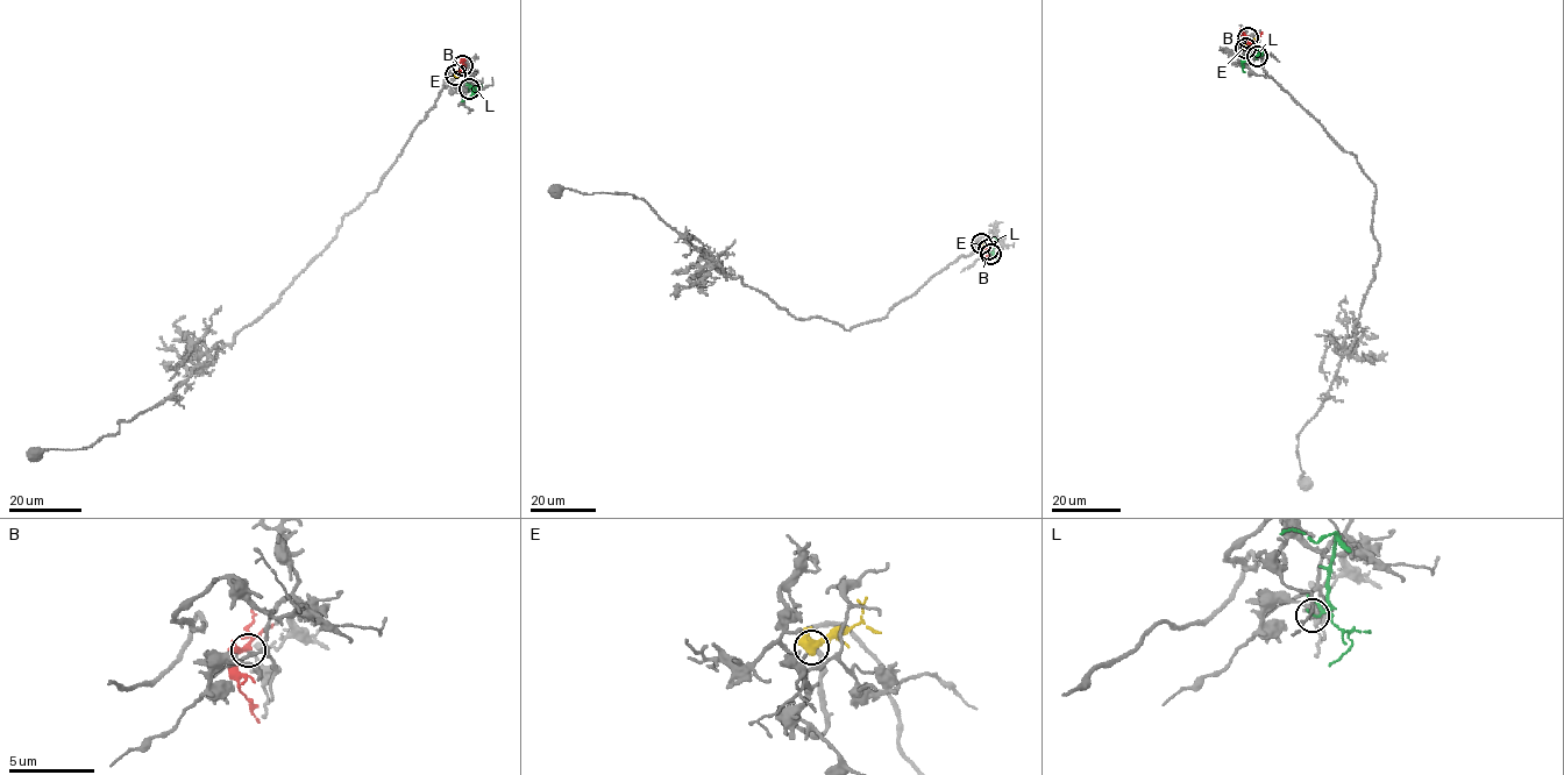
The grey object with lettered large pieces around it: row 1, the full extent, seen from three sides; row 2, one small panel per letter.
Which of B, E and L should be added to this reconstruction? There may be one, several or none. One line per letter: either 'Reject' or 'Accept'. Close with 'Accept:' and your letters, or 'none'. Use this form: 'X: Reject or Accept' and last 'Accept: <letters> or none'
B: Reject
E: Reject
L: Reject
Accept: none

